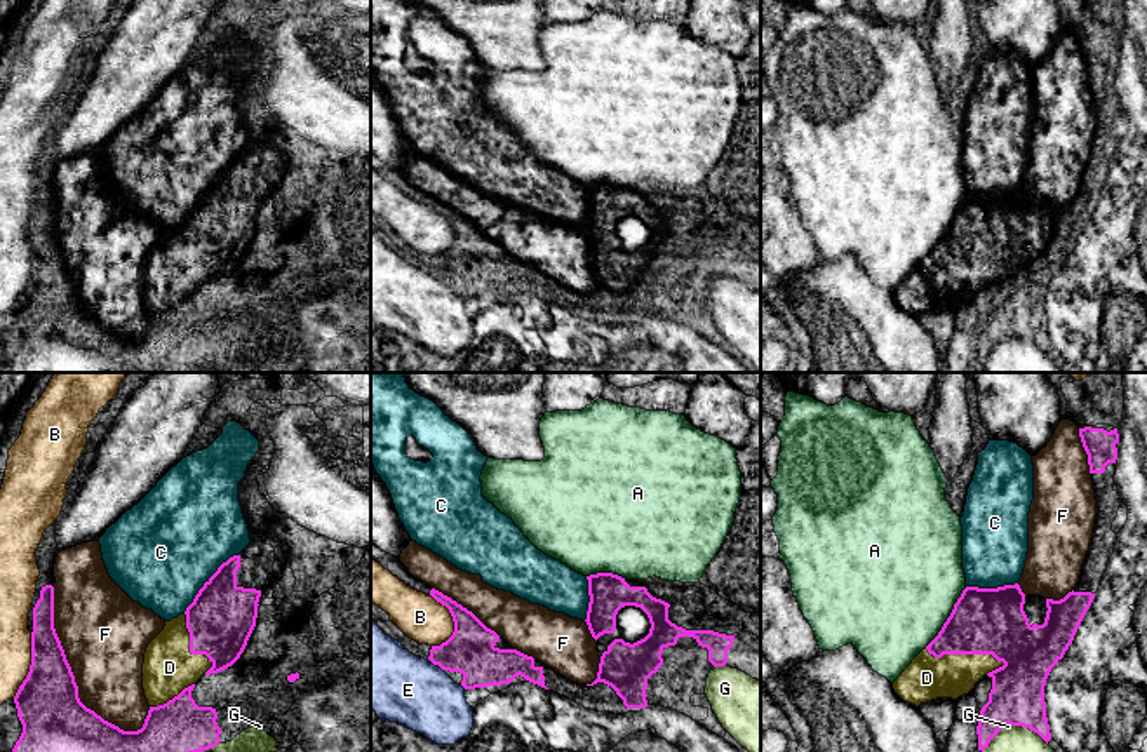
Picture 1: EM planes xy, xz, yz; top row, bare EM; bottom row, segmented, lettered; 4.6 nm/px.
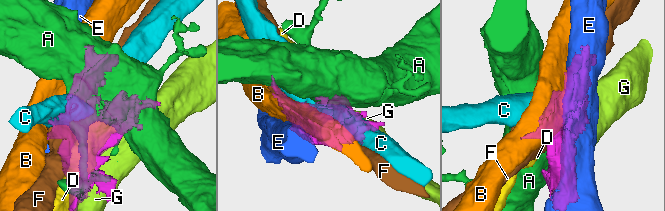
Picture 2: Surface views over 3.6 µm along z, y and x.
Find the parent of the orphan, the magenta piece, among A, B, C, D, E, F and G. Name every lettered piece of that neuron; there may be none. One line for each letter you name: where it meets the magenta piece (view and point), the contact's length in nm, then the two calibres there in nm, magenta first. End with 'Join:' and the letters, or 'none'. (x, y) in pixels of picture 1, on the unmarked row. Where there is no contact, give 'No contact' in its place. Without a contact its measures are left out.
D: Touches magenta at yz (965, 263). Shared border 380 nm. Thickness 300 nm (magenta) against 200 nm
Join: D

